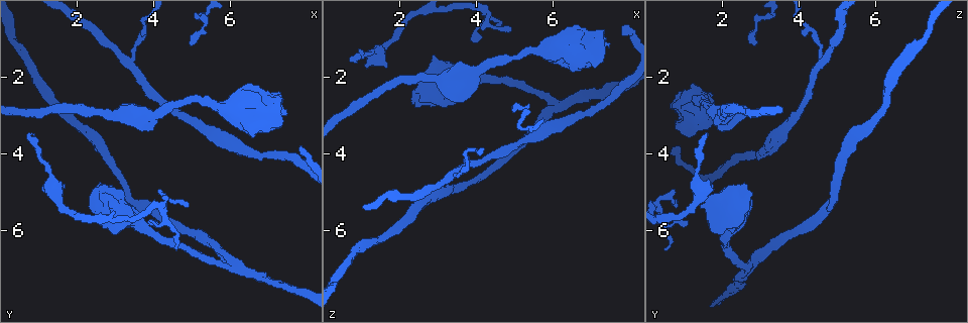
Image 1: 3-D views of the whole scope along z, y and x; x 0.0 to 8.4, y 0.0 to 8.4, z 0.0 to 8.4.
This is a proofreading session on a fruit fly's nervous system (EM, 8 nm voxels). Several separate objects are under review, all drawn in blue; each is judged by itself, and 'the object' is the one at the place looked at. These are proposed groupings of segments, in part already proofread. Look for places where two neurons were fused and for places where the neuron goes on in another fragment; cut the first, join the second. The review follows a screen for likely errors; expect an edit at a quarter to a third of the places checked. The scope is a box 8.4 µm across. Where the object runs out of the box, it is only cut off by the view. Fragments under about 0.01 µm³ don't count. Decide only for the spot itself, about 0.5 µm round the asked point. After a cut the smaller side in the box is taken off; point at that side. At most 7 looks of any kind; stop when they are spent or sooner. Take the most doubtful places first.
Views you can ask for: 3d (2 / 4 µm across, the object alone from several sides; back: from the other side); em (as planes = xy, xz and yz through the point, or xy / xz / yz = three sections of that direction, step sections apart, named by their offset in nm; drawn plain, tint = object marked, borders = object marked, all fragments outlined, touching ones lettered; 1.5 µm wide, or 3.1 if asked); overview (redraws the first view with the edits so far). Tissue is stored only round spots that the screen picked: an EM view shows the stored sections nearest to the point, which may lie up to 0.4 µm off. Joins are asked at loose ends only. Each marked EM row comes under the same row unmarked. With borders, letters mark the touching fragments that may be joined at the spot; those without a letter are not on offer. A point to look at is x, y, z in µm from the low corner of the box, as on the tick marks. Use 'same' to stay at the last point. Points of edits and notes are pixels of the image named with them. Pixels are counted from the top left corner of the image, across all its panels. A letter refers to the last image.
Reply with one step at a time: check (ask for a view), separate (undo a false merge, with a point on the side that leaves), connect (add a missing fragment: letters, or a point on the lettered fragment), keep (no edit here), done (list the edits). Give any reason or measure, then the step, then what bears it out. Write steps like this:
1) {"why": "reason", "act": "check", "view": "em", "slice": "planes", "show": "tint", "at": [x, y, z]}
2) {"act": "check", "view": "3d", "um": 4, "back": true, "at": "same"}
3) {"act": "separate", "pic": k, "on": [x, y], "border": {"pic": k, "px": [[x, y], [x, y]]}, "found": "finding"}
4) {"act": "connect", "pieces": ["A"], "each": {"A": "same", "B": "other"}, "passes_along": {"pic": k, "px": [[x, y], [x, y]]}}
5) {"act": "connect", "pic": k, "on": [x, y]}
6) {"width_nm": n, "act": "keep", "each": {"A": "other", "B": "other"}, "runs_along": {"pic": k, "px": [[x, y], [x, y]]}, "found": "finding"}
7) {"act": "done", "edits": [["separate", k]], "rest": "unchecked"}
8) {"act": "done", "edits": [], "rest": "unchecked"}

{"why": "tapers out", "act": "check", "view": "em", "slice": "xy", "step": 4, "show": "borders", "at": [7.85, 3.80, 0.85]}

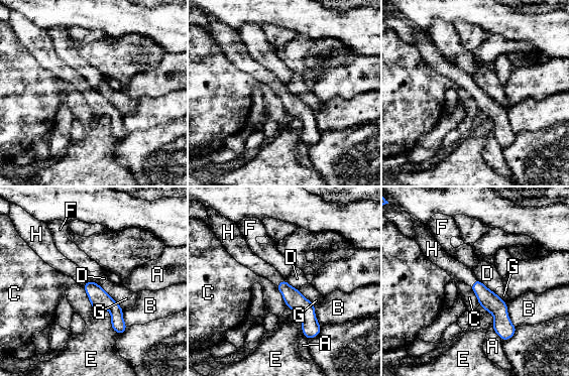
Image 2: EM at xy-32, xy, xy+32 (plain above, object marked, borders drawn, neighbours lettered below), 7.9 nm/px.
{"longest_contact_nm": ["G", 260], "act": "connect", "pieces": ["H"], "each": {"A": "other", "B": "other", "C": "other", "D": "other", "E": "other", "F": "other", "G": "other", "H": "same"}, "passes_along": {"pic": 2, "px": [[294, 299], [279, 282], [261, 268]]}, "found": "the neuron continues"}

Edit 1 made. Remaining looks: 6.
{"why": "sharp bend", "act": "check", "view": "em", "slice": "xz", "step": 4, "show": "borders", "at": [6.10, 6.95, 2.80]}

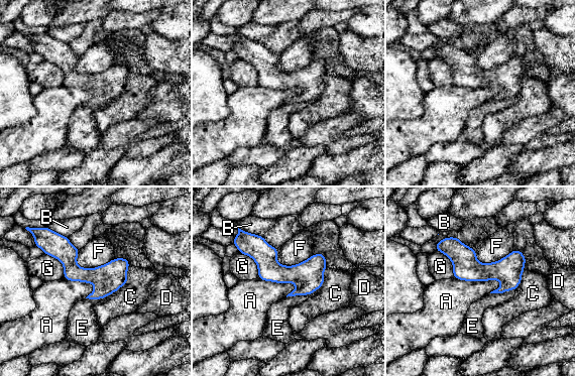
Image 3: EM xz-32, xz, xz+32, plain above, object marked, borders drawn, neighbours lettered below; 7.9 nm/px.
{"width_nm": 200, "act": "keep", "each": {"A": "other", "B": "other", "C": "other", "D": "other", "E": "other", "F": "other", "G": "other"}, "border": {"pic": 3, "px": [[453, 277], [502, 283]]}, "found": "one neuron here"}

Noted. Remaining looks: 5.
{"act": "check", "view": "em", "slice": "planes", "show": "tint", "at": [3.30, 1.65, 4.55]}

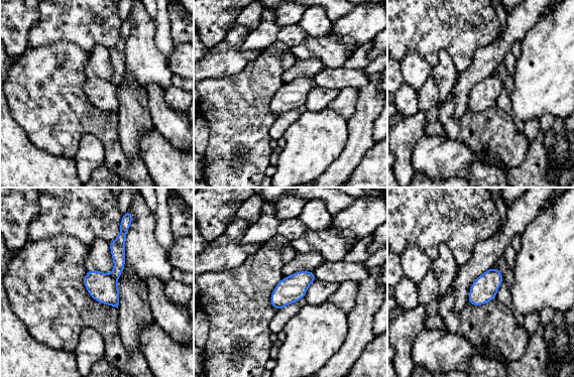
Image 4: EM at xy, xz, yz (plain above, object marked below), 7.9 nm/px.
{"act": "check", "view": "em", "slice": "planes", "show": "borders", "at": "same"}

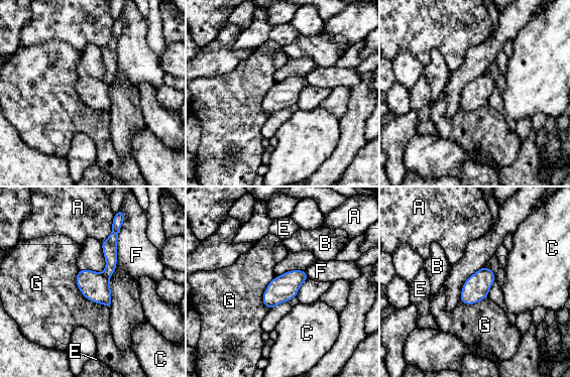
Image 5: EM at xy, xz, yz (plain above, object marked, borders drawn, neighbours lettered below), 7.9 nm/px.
{"act": "separate", "pic": 5, "on": [109, 246], "each": {"A": "other", "B": "other", "C": "other", "E": "other", "F": "other", "G": "other"}, "found": "two neurons meet here"}

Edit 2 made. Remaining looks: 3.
{"act": "done", "edits": [["connect", 2], ["separate", 5]], "rest": "unchecked"}

